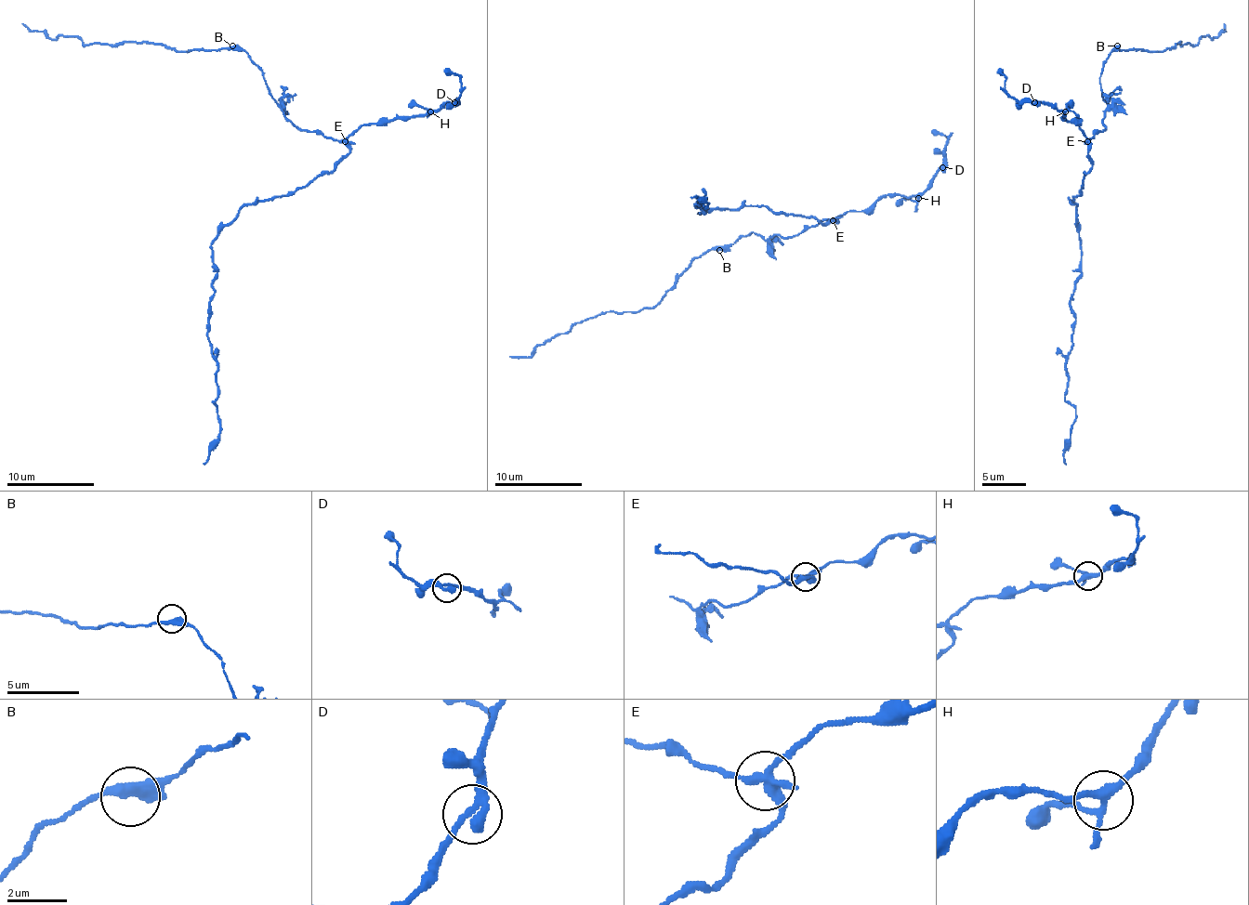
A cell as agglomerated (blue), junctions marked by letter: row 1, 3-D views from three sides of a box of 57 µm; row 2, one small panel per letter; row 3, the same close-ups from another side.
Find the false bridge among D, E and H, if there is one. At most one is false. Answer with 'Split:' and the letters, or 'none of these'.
Split: E

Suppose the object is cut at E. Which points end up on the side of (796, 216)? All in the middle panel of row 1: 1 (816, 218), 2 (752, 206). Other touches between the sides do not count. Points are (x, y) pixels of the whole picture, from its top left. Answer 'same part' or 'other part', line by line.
1: same part
2: same part

